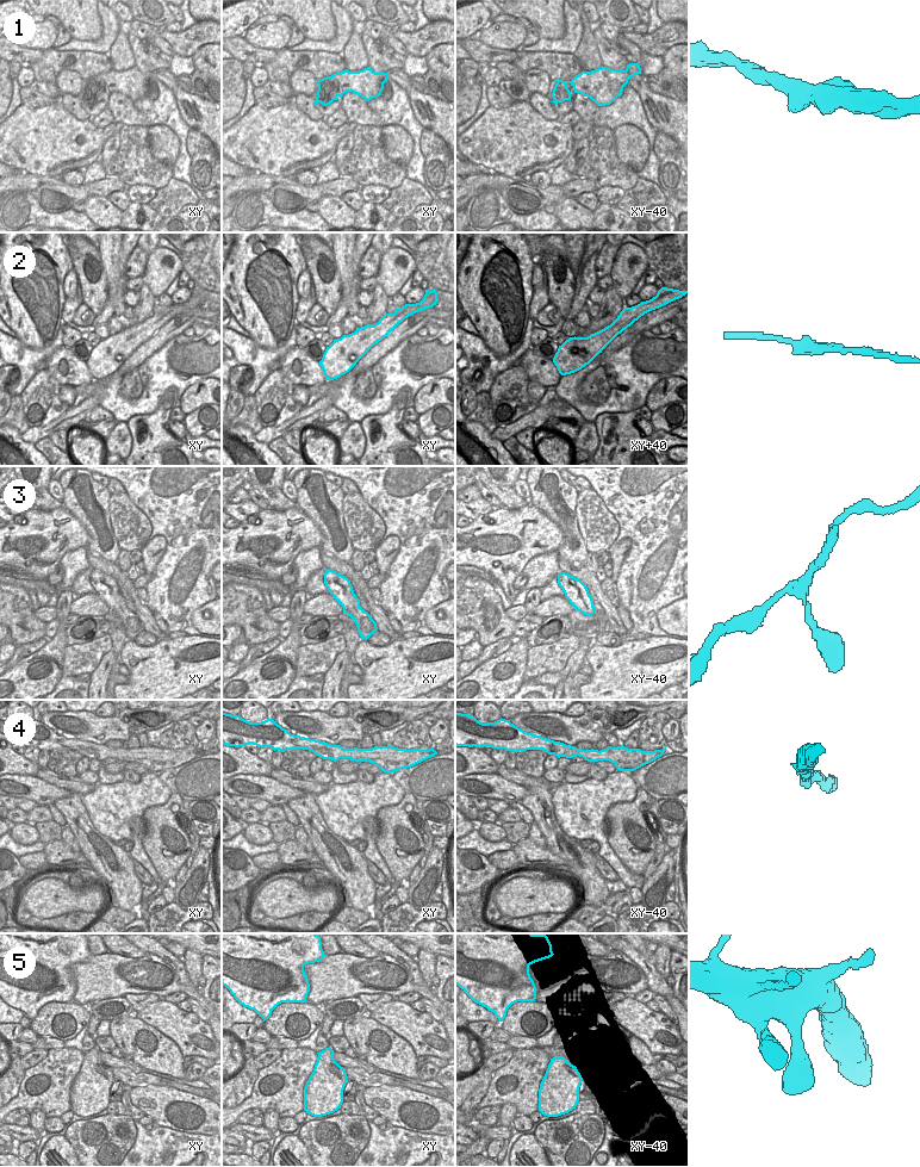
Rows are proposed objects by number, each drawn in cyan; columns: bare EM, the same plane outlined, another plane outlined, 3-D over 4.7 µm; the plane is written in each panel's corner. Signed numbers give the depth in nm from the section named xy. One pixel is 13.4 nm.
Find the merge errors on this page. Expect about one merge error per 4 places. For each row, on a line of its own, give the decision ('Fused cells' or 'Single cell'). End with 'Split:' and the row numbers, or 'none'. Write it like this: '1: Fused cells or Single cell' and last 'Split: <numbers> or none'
1: Single cell
2: Single cell
3: Single cell
4: Single cell
5: Single cell
Split: none

